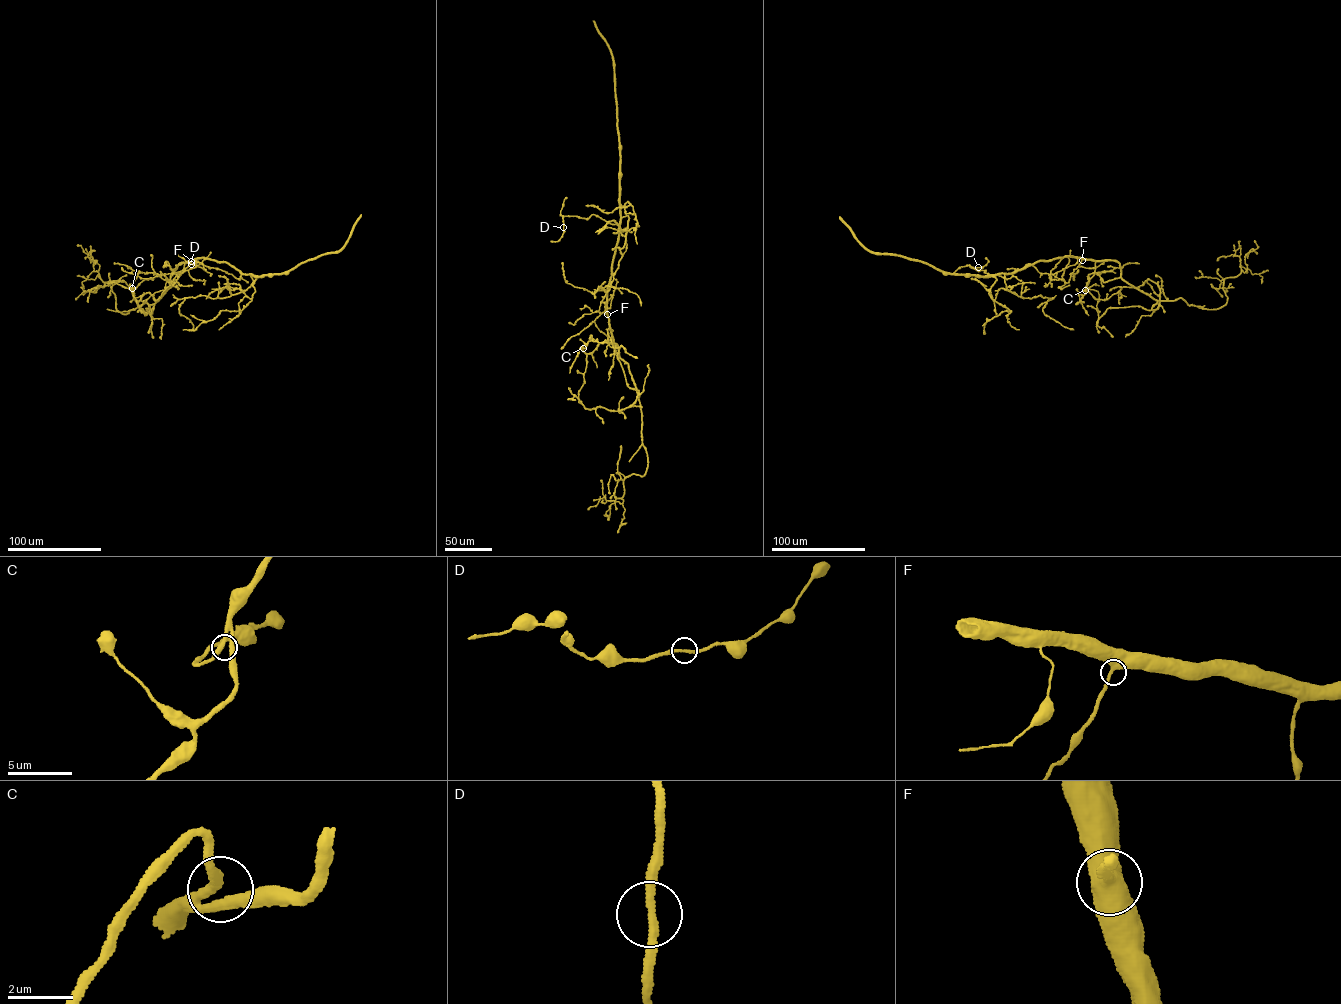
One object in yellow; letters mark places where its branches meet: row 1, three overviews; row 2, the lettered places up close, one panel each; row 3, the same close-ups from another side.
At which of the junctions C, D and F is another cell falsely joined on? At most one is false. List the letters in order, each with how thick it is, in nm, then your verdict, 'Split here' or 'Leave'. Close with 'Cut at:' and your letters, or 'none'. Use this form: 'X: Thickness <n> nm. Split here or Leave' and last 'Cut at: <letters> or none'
C: Thickness 320 nm. Leave
D: Thickness 240 nm. Leave
F: Thickness 420 nm. Leave
Cut at: none

